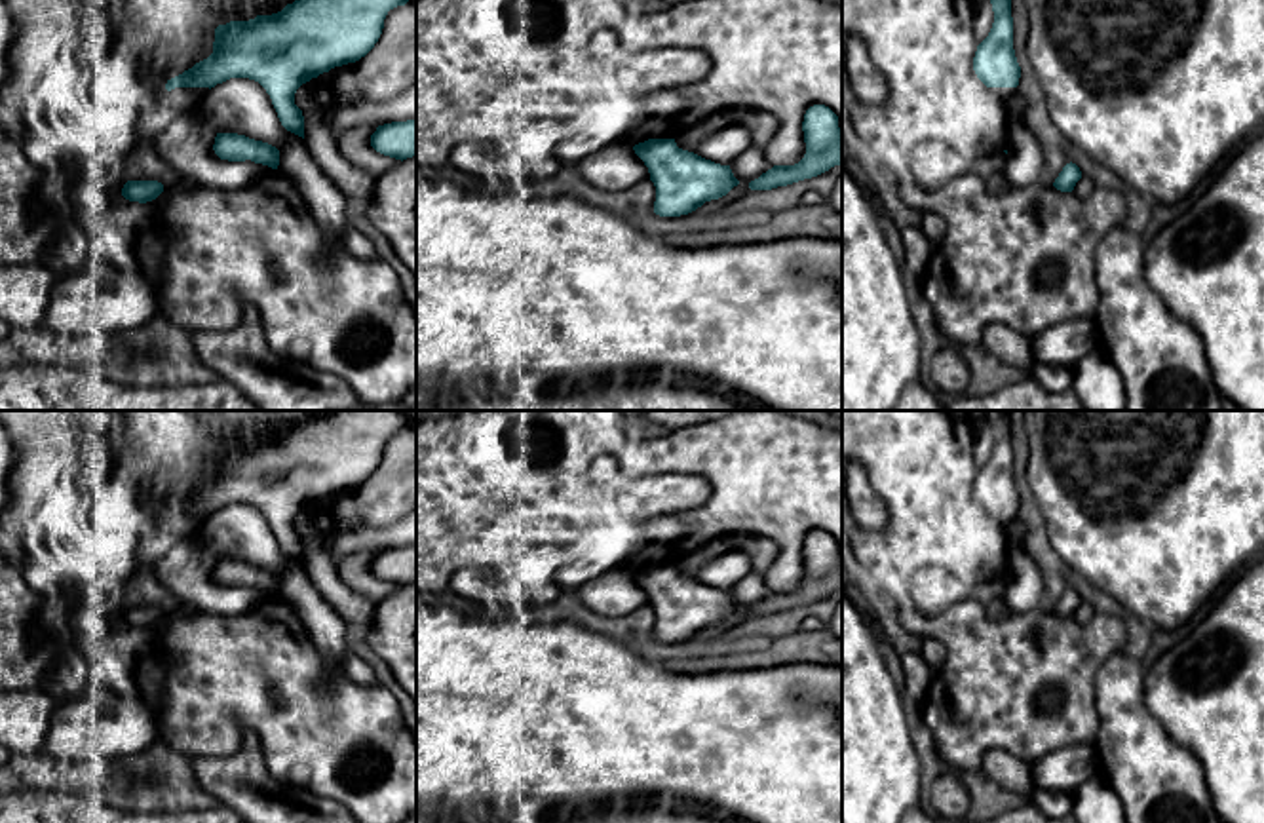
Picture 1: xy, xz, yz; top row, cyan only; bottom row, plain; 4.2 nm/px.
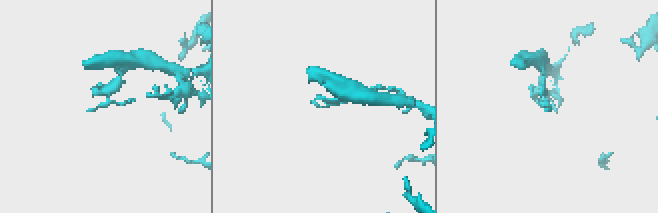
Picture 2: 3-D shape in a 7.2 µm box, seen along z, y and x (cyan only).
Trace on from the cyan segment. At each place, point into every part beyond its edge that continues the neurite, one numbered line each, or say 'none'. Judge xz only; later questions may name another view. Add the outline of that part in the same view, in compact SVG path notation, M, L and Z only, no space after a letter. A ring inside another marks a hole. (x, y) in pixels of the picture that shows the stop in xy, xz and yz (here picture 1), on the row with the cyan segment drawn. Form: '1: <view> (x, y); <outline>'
none

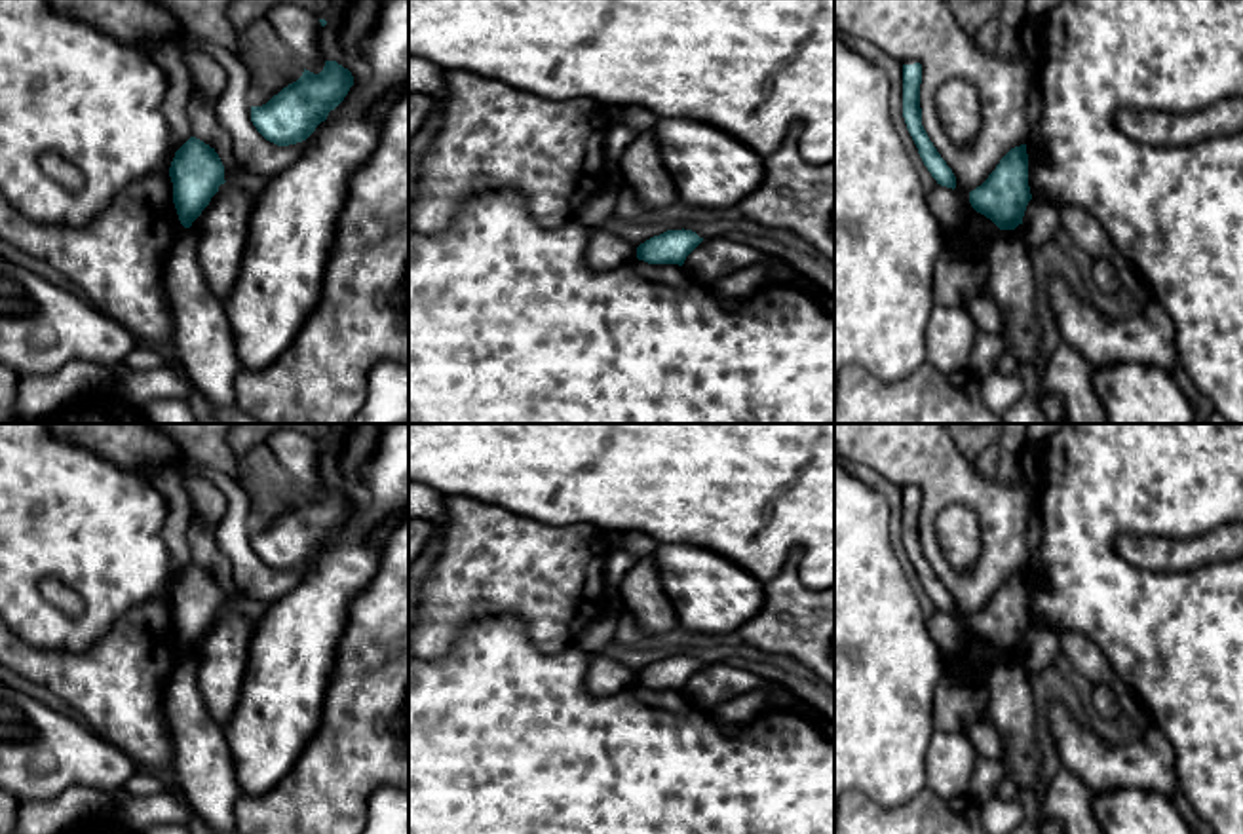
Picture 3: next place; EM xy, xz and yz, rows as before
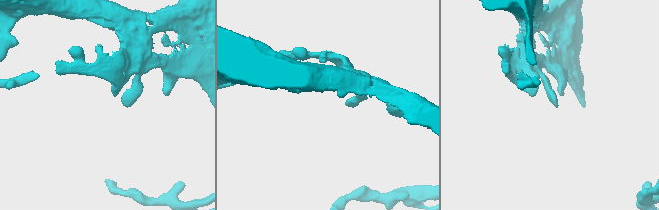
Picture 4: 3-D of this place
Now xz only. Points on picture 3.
none

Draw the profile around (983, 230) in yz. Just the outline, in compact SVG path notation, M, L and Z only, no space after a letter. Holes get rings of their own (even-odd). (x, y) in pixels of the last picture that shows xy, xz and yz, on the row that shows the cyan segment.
M975 213L967 222L966 222L969 234L973 236L973 239L977 241L977 247L983 255L988 253L988 249L992 247L992 243L996 241L1000 228L986 218L981 213Z

